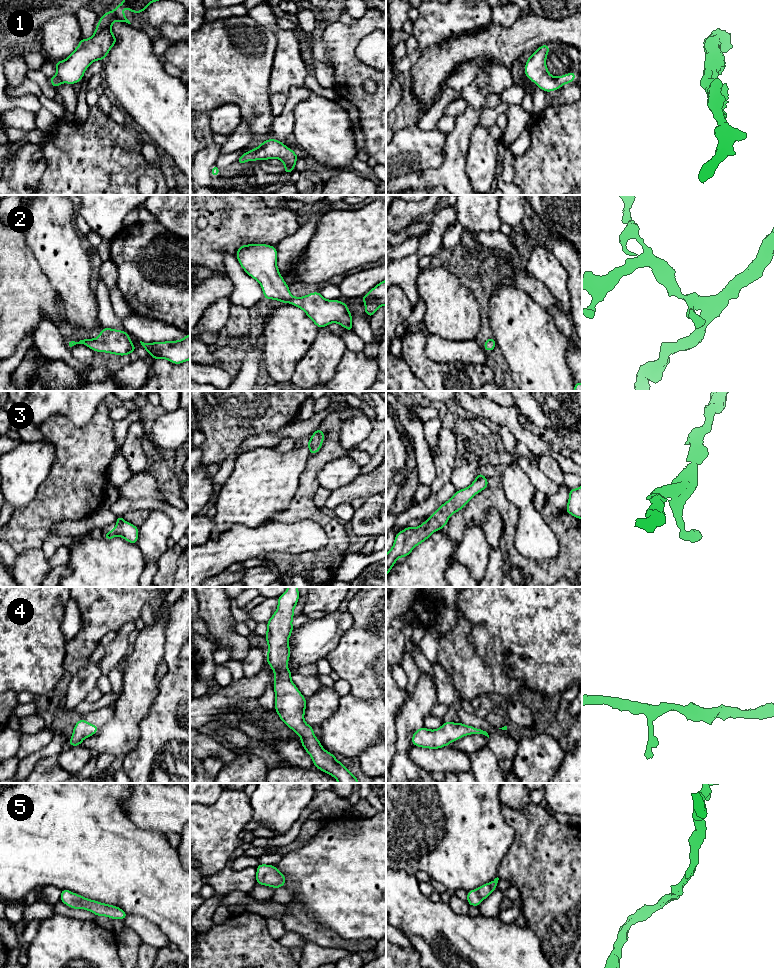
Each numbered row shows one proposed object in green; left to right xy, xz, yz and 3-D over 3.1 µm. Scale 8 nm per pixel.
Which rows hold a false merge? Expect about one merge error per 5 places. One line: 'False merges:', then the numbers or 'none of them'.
False merges: none of them

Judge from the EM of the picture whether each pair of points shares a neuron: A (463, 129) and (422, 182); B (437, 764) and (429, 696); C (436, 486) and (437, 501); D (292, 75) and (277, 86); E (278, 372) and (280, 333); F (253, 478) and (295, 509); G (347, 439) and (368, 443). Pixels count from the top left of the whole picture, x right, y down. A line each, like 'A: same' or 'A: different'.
A: same
B: different
C: different
D: same
E: same
F: different
G: different

